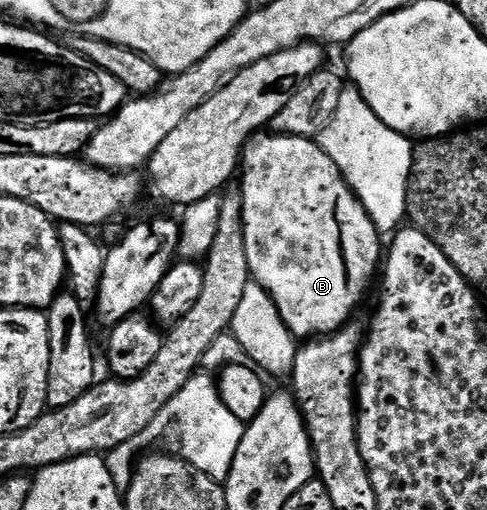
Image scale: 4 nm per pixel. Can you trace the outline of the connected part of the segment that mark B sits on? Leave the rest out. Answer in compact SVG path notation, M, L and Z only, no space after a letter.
M259 132L246 144L240 163L240 189L244 200L244 244L248 248L248 268L253 281L264 288L266 296L276 304L276 312L280 312L280 320L290 329L290 333L298 340L313 340L319 336L333 334L335 330L346 325L355 317L354 309L362 302L370 281L375 281L384 258L384 238L378 233L376 224L372 224L370 213L360 204L360 200L352 192L352 188L344 180L340 168L332 164L332 156L324 152L317 141L312 138L297 138L287 134Z

